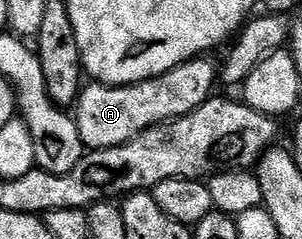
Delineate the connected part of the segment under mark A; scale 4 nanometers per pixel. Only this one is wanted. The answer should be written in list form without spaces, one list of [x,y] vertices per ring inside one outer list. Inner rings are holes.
[[[208,56],[191,58],[157,78],[147,78],[145,82],[135,82],[129,86],[105,86],[98,81],[88,84],[92,86],[85,85],[74,103],[78,136],[82,136],[85,147],[101,150],[121,146],[146,128],[197,110],[203,102],[213,97],[215,90],[212,89],[218,86],[218,66],[210,59]]]

